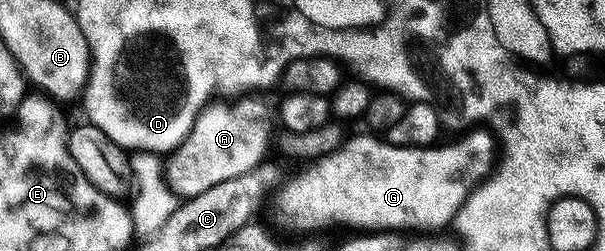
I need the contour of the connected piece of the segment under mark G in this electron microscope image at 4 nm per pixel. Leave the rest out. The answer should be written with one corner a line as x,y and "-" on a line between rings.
476,127
473,133
468,133
465,137
460,137
457,141
452,141
449,145
437,143
428,145
425,149
409,149
406,145
394,145
387,139
381,139
379,136
372,137
352,137
350,136
341,144
340,148
327,160
321,162
320,166
310,168
304,176
298,181
292,182
288,187
283,188
281,195
284,199
284,209
300,225
305,225
305,230
312,231
312,228
324,227
326,225
336,225
344,223
346,225
366,225
370,231
438,231
442,225
448,221
451,222
460,208
467,203
468,196
472,194
473,189
477,188
489,176
488,172
492,169
492,164
496,161
496,141
487,133
489,130
484,127

